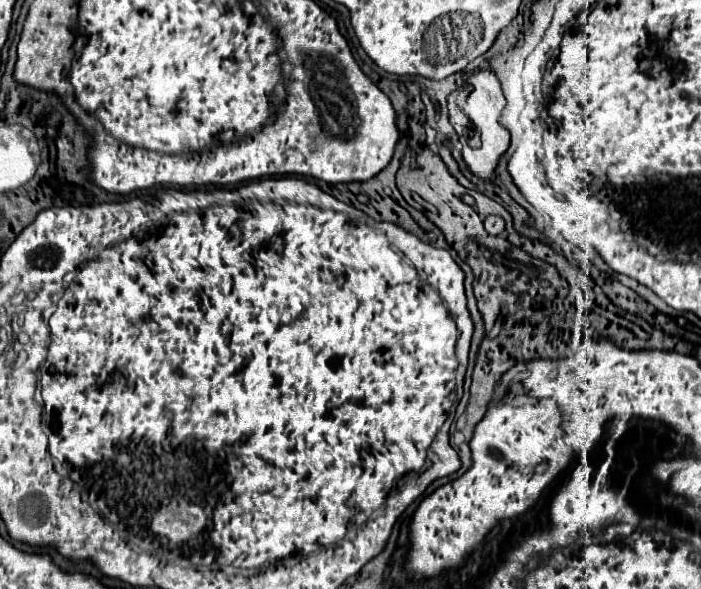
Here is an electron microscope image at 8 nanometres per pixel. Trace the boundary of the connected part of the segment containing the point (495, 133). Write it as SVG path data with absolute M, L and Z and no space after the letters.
M481 69L481 73L473 73L469 79L469 85L463 85L455 89L449 99L449 121L455 127L459 141L463 145L463 159L469 165L469 169L487 181L495 181L495 167L501 153L509 147L509 131L499 125L501 109L505 107L505 97L499 87L497 75L493 75L493 69Z

